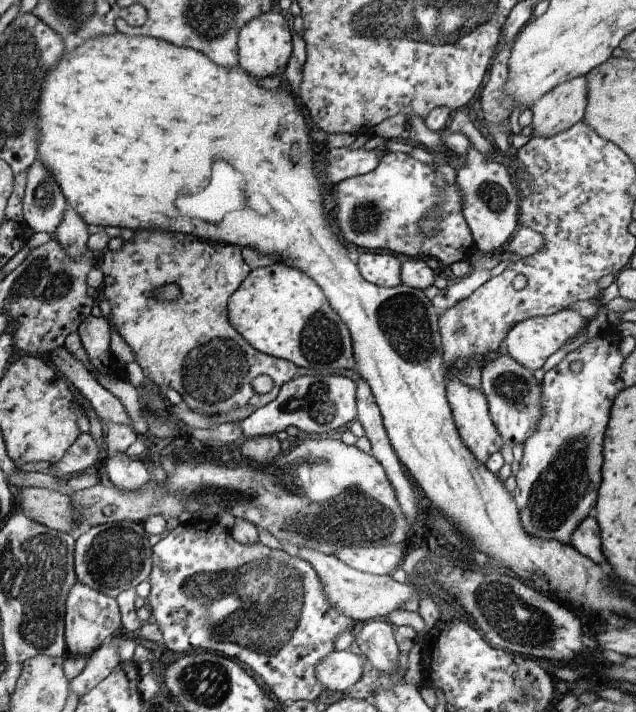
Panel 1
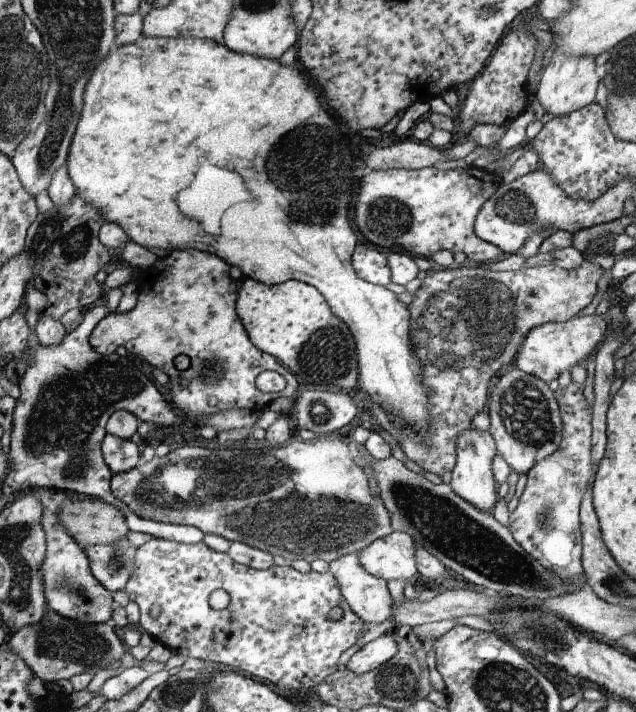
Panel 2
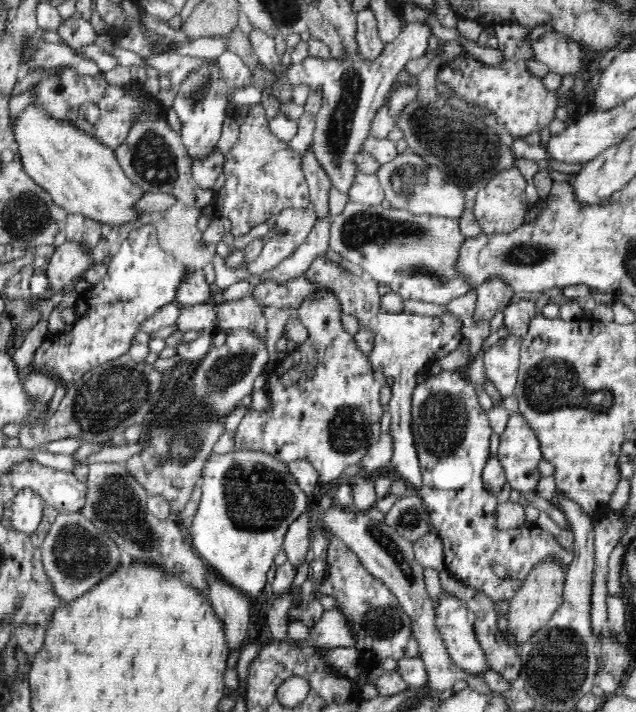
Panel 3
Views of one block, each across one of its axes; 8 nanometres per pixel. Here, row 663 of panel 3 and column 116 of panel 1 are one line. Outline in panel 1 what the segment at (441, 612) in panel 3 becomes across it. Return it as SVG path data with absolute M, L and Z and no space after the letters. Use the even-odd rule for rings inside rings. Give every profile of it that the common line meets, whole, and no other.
M126 453L110 456L105 464L112 484L128 492L146 486L152 477L140 459L127 456Z

